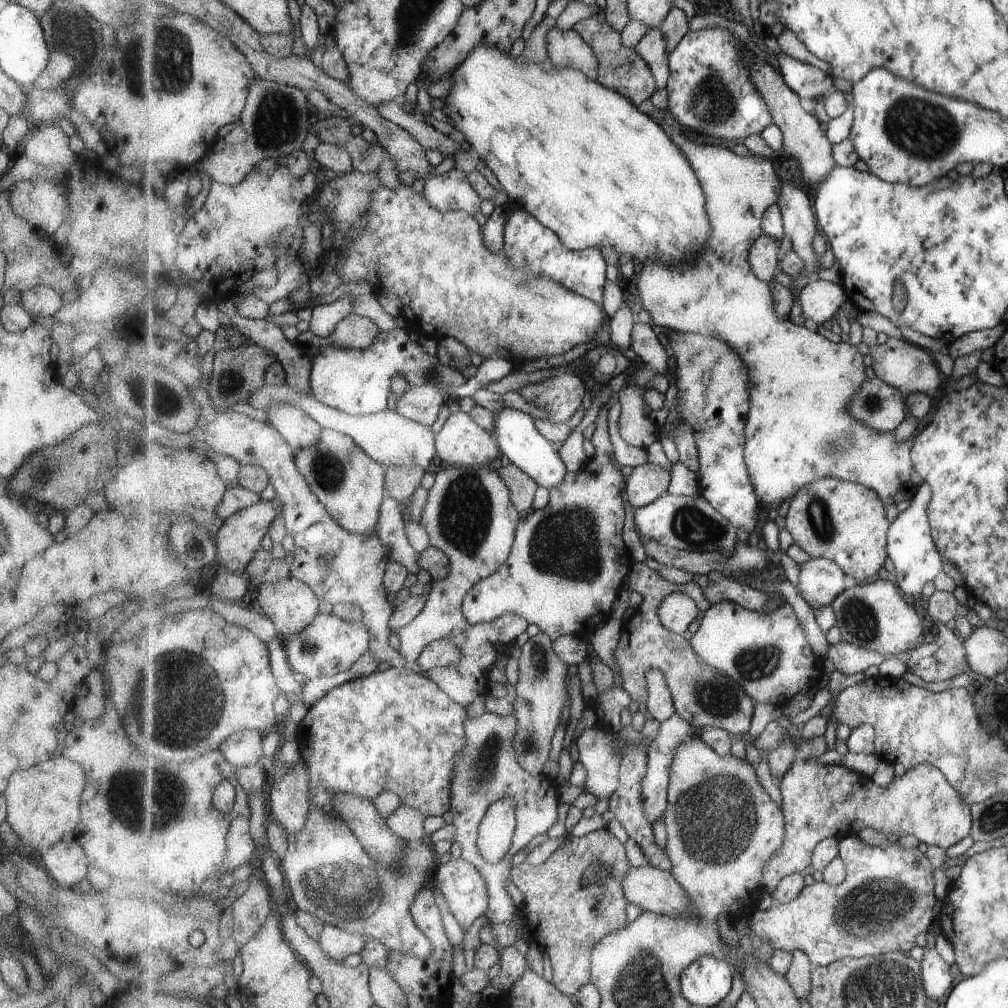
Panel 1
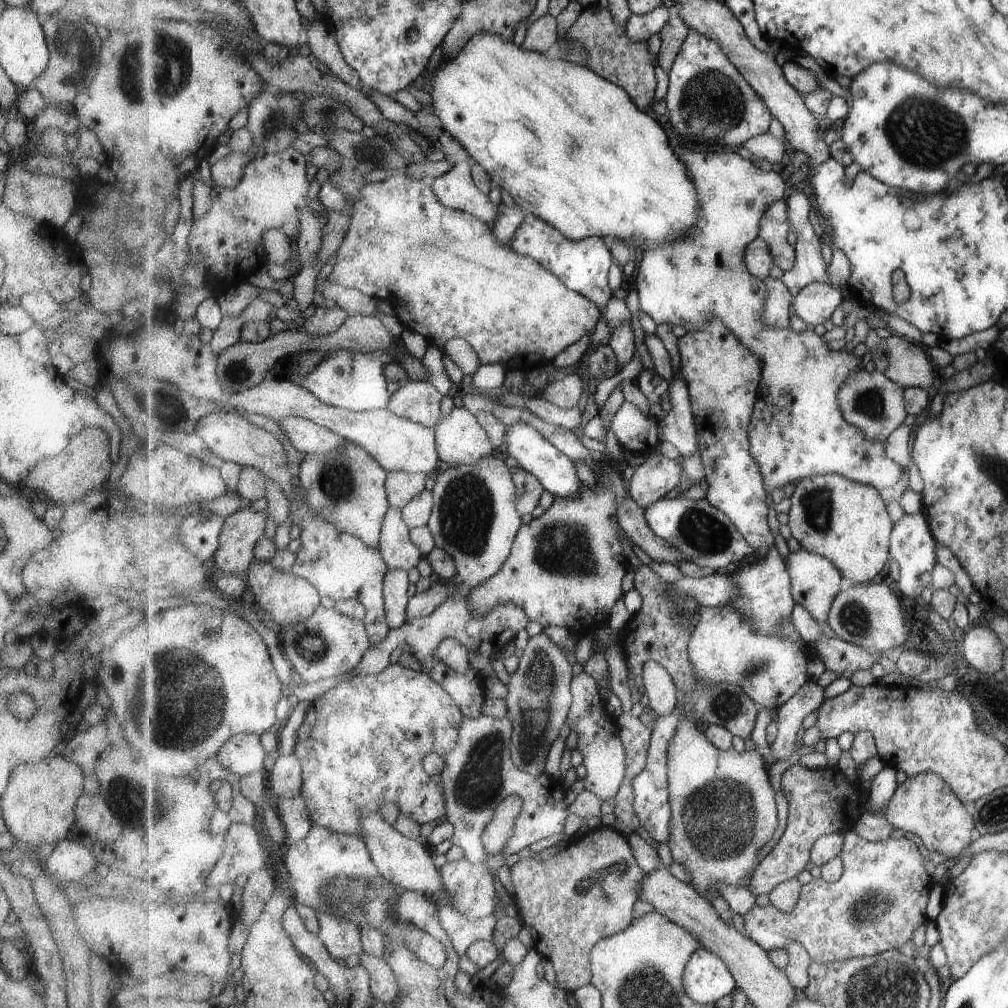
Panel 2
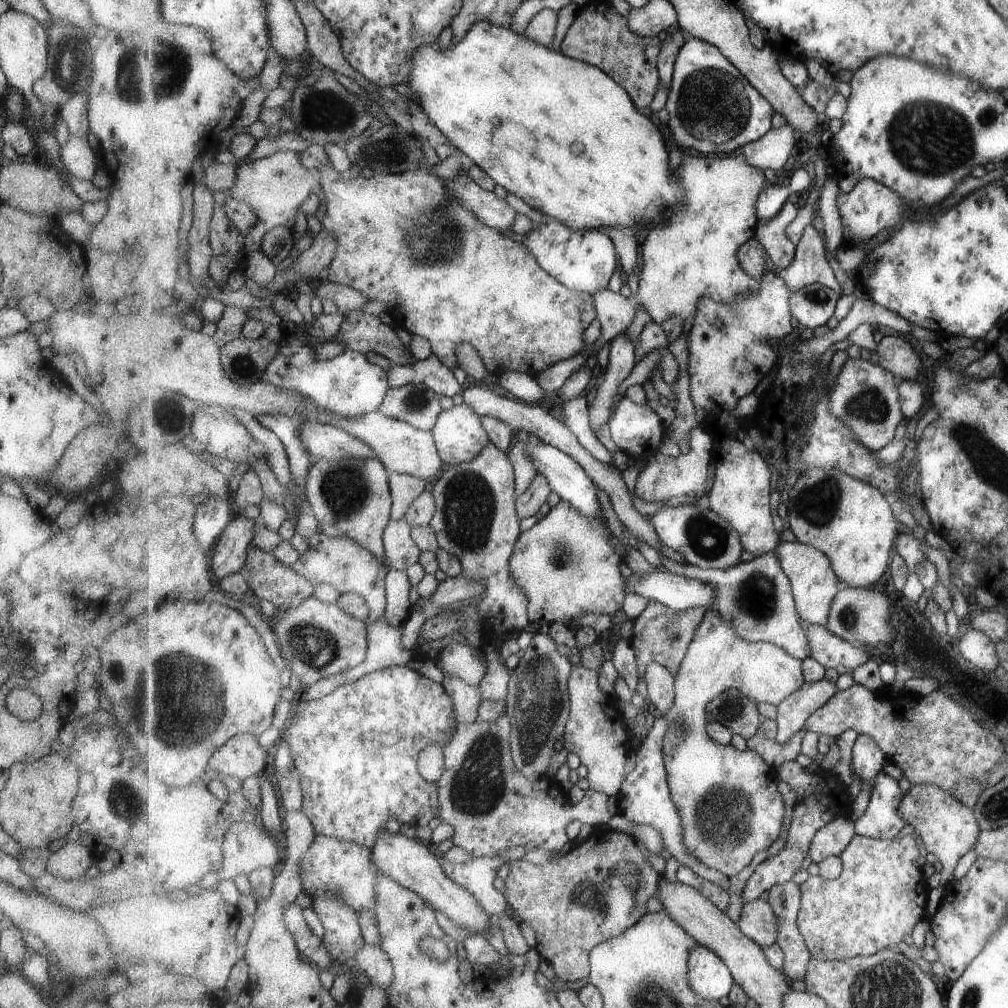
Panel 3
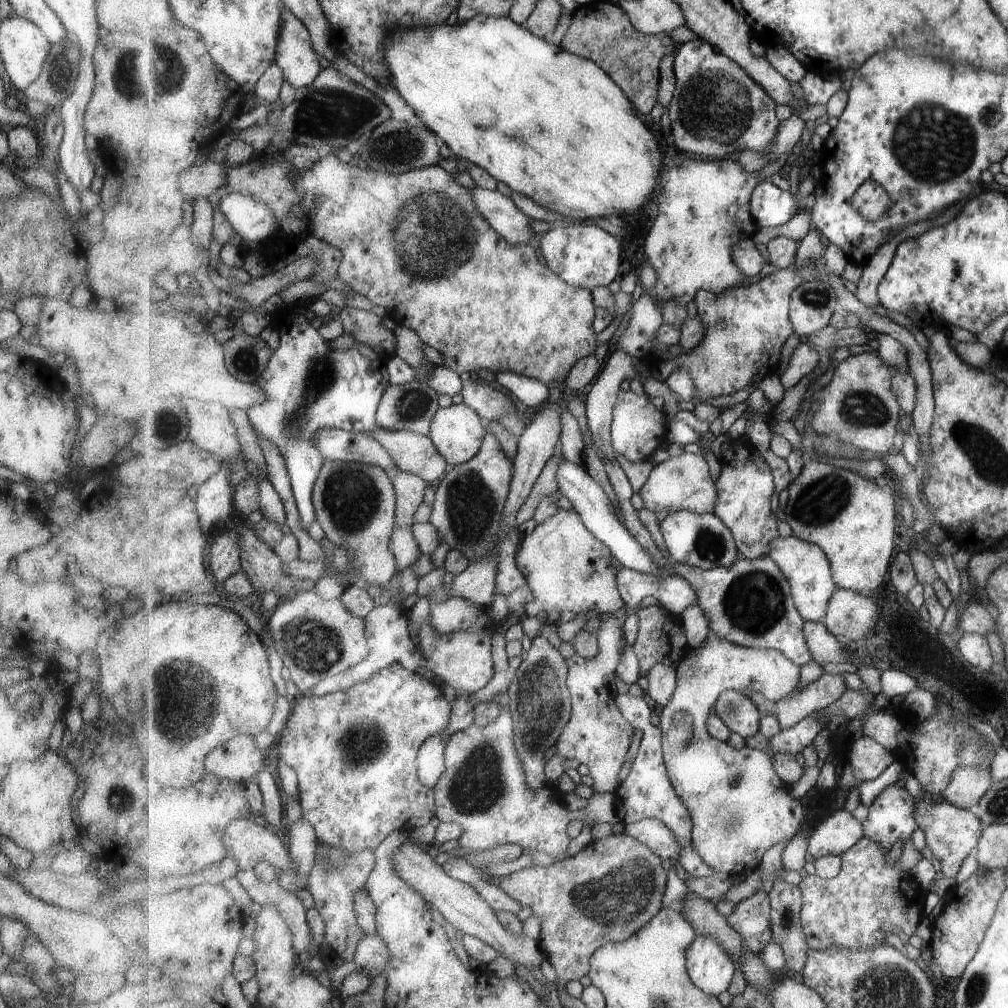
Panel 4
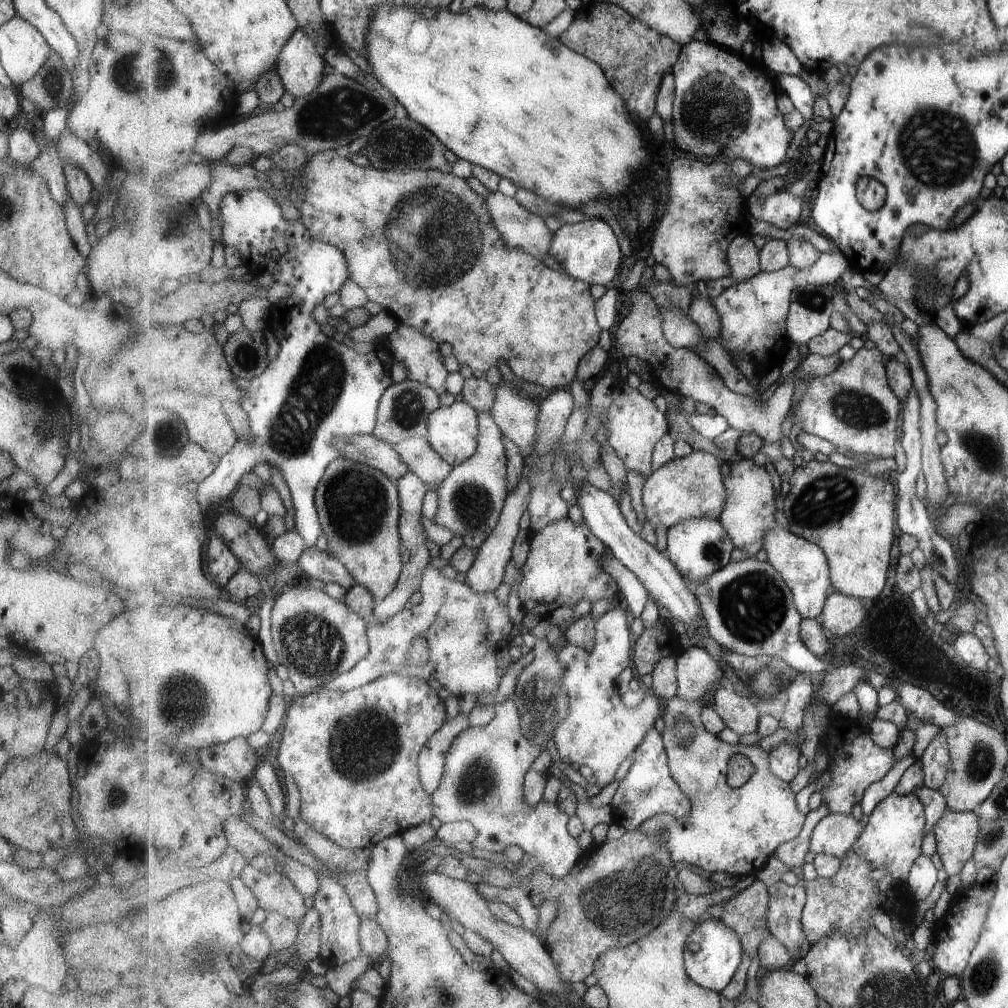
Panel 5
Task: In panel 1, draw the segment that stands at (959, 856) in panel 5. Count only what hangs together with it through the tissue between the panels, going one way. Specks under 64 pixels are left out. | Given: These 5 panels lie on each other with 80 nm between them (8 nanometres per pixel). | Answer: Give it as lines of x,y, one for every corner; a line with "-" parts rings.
804,761
801,764
792,764
785,774
779,788
782,796
784,815
786,818
786,839
784,848
764,870
763,890
773,894
780,882
794,872
803,872
812,865
812,856
820,842
828,838
839,840
848,836
858,835
865,827
871,827
888,836
905,836
911,834
919,842
927,846
951,848
959,844
965,836
972,834
973,817
970,805
960,792
948,781
948,778
929,763
923,763
905,770
901,776
886,787
879,786
872,777
861,775
843,765
826,765
815,761

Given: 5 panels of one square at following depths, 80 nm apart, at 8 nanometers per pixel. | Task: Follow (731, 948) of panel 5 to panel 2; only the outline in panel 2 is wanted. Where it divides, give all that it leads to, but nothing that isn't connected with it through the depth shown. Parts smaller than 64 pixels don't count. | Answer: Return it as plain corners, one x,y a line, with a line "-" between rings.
707,948
696,950
684,972
687,994
701,1005
714,1005
738,990
732,970
720,956

